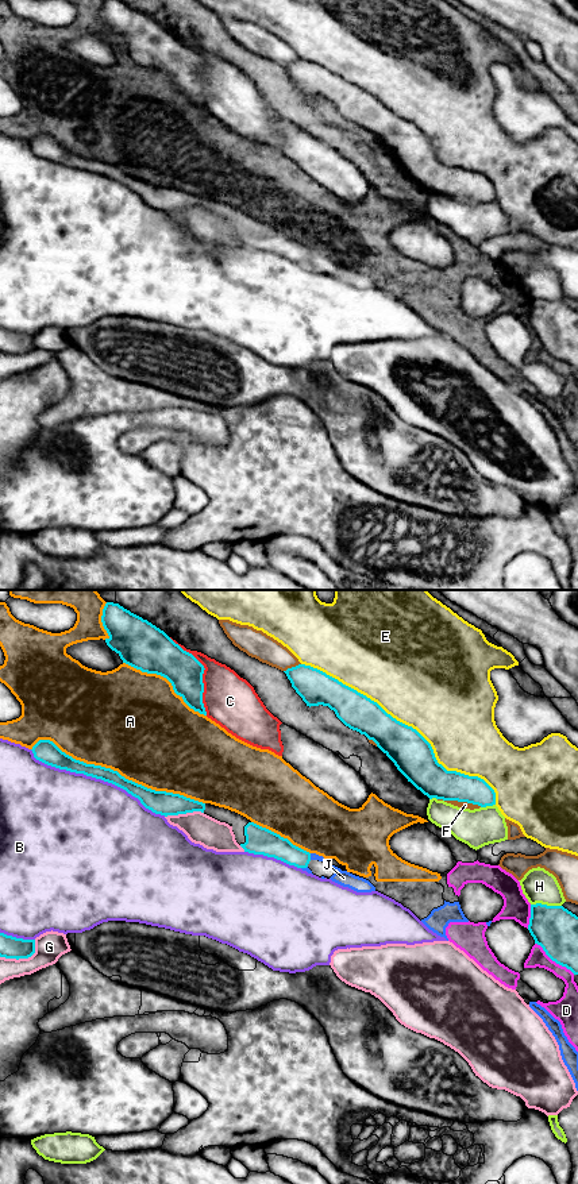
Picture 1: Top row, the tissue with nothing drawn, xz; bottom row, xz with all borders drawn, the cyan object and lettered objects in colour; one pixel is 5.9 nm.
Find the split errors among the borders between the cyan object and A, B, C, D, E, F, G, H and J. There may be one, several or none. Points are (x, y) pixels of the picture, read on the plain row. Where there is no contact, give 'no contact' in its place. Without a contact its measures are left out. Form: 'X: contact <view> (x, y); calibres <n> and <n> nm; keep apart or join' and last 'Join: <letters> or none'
A: contact xz (116, 166); calibres 110 and 500 nm; keep apart
B: contact xz (96, 173); calibres 100 and 500 nm; keep apart
C: contact xz (203, 68); calibres 220 and 300 nm; keep apart
D: contact xz (554, 355); calibres 280 and 110 nm; keep apart
E: contact xz (409, 122); calibres 240 and 500 nm; keep apart
F: contact xz (459, 196); calibres 200 and 50 nm; keep apart
G: contact xz (23, 353); calibres 130 and 180 nm; keep apart
H: contact xz (546, 300); calibres 280 and 200 nm; keep apart
J: contact xz (309, 251); calibres 150 and 90 nm; keep apart
Join: none

